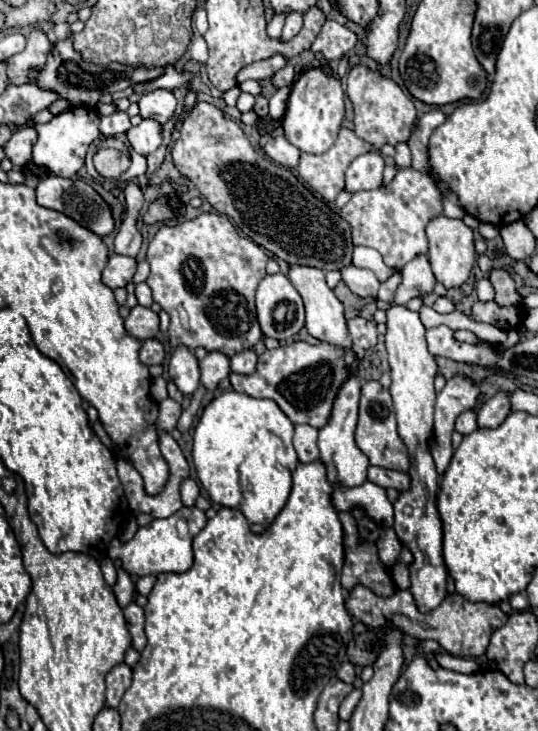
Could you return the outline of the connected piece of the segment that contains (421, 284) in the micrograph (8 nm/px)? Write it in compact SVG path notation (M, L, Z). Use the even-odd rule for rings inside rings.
M417 257L401 269L401 283L391 303L407 303L409 299L417 297L421 291L431 291L433 285L435 277L431 273L427 257Z

